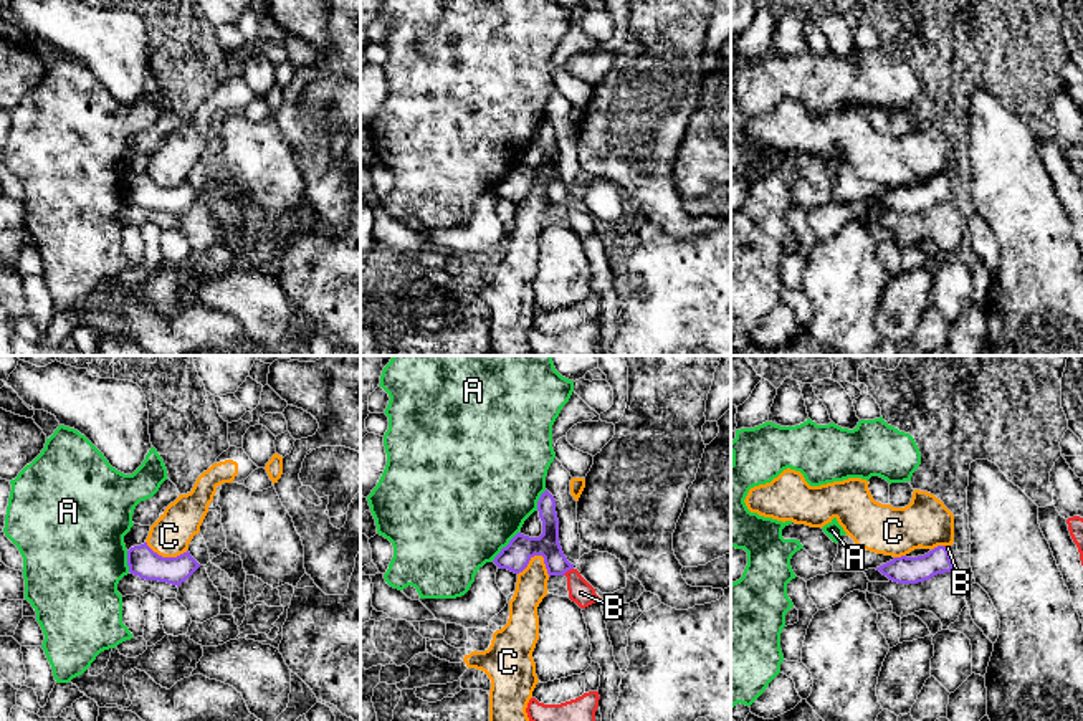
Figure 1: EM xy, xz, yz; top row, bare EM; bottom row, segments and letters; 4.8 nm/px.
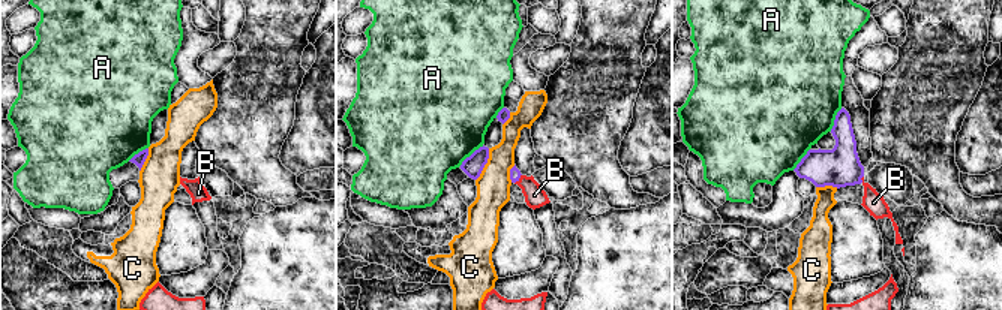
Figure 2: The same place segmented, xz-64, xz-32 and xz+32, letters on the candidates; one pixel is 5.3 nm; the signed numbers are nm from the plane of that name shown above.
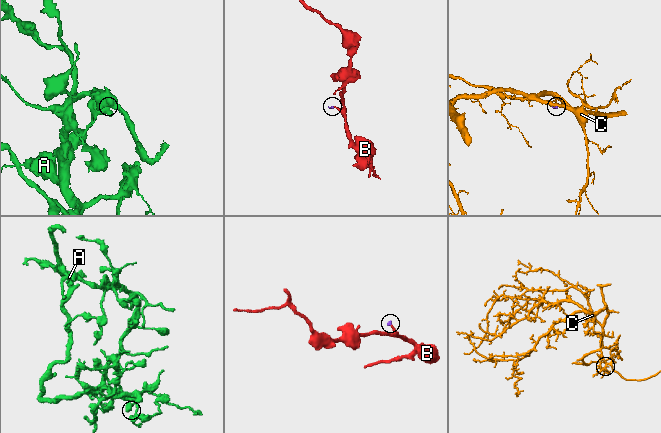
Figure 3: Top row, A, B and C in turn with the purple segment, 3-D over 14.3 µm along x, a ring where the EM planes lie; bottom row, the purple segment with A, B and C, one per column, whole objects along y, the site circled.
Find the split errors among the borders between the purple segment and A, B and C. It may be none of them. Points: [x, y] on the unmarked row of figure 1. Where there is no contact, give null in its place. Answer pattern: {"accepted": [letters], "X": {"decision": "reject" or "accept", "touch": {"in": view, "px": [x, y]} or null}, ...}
{"accepted": ["B"], "A": {"decision": "reject", "touch": {"in": "xz", "px": [506, 176]}}, "B": {"decision": "accept", "touch": {"in": "xz", "px": [567, 199]}}, "C": {"decision": "reject", "touch": {"in": "xz", "px": [539, 184]}}}

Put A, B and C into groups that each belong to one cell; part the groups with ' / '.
A / B / C

